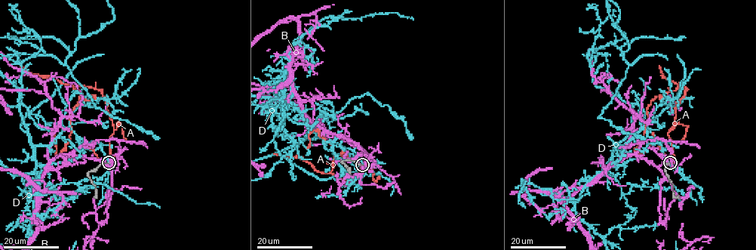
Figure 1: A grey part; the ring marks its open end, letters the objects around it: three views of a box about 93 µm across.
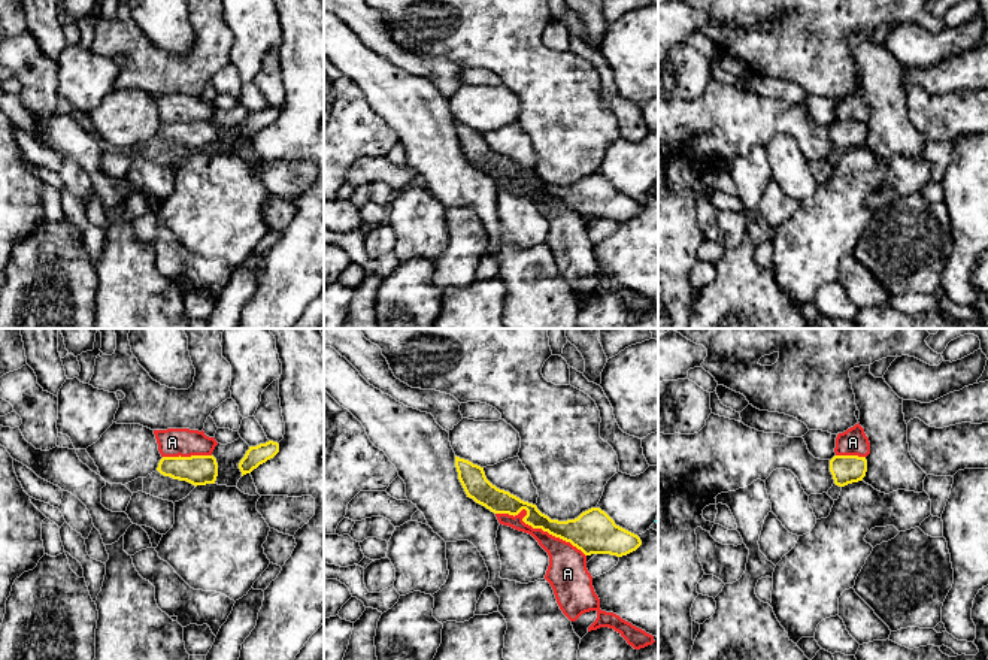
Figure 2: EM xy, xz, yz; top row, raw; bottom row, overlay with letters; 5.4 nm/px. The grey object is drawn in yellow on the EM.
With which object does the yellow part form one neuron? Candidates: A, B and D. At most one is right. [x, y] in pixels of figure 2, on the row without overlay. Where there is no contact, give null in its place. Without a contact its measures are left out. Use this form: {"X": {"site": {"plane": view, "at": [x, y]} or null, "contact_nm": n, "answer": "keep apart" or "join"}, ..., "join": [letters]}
{"A": {"site": {"plane": "xz", "at": [535, 193]}, "contact_nm": 550, "answer": "keep apart"}, "B": {"site": null, "answer": "keep apart"}, "D": {"site": null, "answer": "keep apart"}, "join": []}

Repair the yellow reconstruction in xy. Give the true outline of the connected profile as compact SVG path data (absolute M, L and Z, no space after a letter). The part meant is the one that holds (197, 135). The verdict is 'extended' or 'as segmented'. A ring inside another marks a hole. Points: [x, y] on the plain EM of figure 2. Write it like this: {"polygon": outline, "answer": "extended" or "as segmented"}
{"polygon": "M213 121L163 122L157 136L164 142L187 146L197 152L215 149L218 128Z", "answer": "as segmented"}

